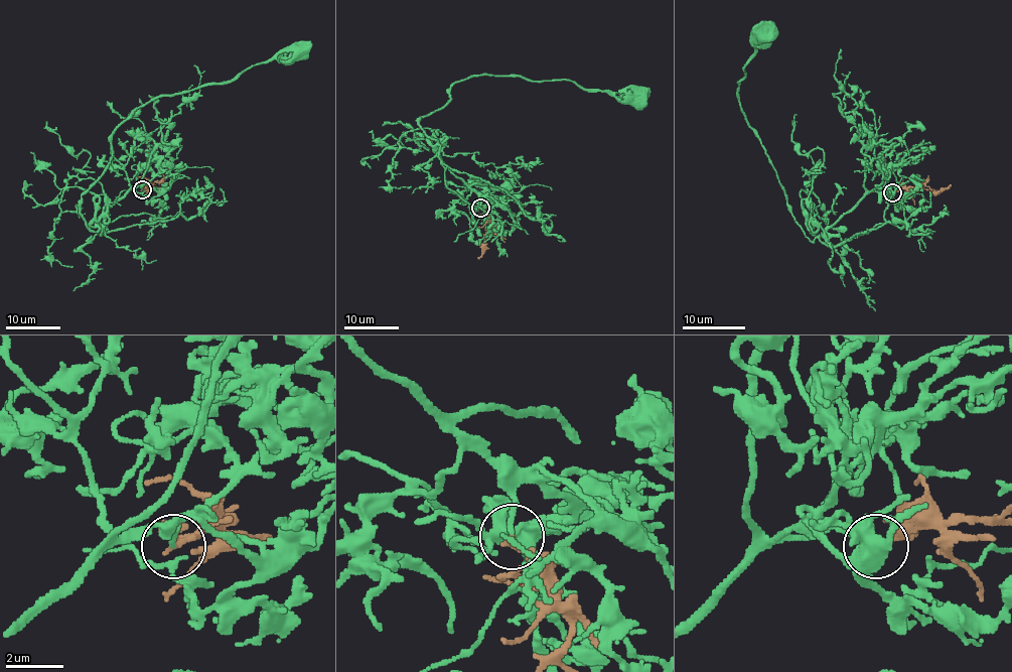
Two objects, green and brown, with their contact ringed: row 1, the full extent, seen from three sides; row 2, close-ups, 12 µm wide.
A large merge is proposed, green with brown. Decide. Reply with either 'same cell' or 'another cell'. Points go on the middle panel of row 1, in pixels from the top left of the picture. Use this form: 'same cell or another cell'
same cell

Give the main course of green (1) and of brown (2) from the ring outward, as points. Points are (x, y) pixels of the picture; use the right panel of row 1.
1: (891, 192), (871, 189), (813, 241), (804, 234), (739, 102), (743, 69), (754, 55), (756, 29), (764, 32)
2: (891, 192), (915, 187), (944, 190), (950, 184)

